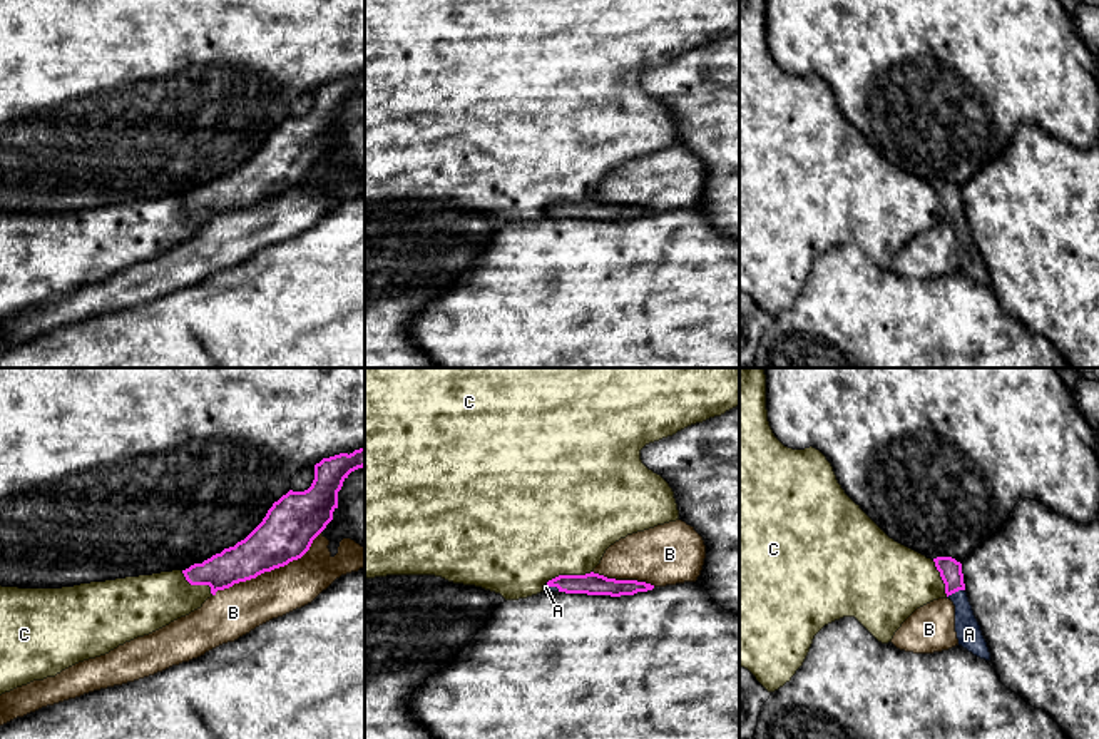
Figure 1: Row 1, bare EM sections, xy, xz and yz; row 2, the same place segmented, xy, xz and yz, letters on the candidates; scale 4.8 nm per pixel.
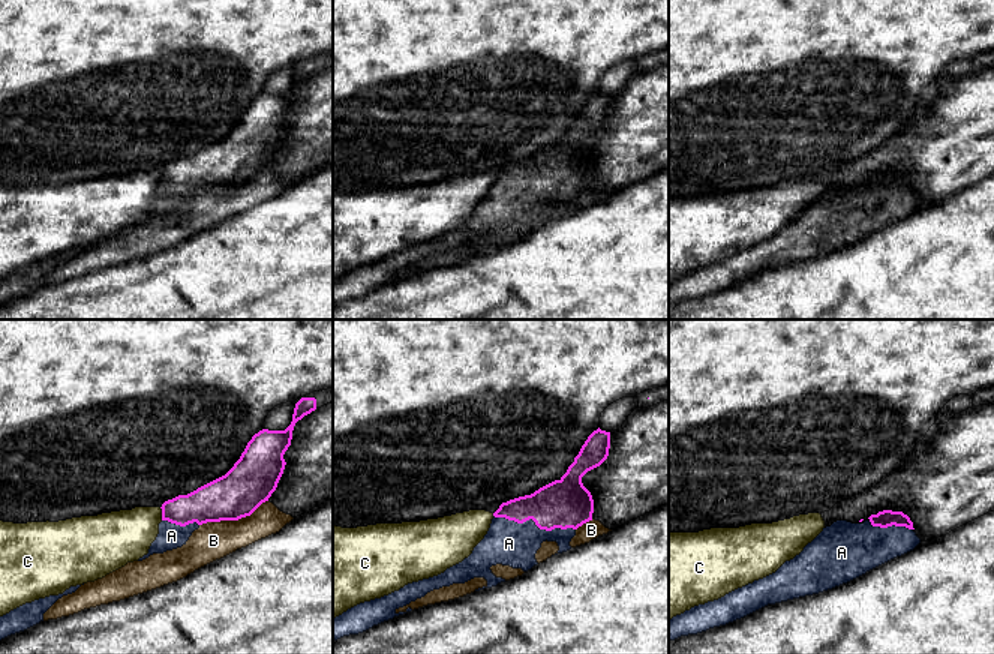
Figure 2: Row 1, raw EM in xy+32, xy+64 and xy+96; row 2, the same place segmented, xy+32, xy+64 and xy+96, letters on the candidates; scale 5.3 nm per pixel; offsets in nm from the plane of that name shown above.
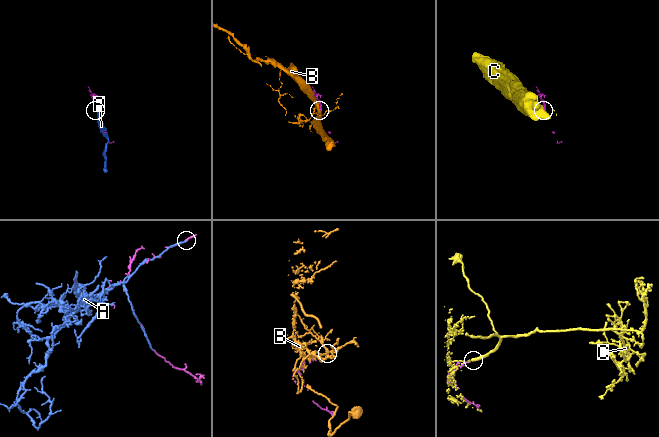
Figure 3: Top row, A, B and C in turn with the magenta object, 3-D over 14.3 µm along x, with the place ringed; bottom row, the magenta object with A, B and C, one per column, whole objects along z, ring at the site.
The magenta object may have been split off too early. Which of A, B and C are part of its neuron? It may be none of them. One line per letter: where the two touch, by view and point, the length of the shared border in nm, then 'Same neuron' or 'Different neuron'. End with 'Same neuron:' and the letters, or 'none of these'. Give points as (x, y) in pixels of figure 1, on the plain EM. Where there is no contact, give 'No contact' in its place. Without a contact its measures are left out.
A: Touches magenta at yz (955, 216). Shared border 100 nm. Same neuron
B: Touches magenta at xy (268, 196). Shared border 600 nm. Different neuron
C: Touches magenta at xz (569, 201). Shared border 240 nm. Different neuron
Same neuron: A

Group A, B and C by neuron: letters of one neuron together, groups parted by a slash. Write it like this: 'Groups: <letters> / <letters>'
Groups: A / B / C

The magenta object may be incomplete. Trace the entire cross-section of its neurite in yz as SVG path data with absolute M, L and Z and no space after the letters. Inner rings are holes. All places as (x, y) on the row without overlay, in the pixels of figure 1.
M937 182L933 187L945 209L947 224L955 231L955 257L958 271L980 284L990 286L987 268L965 217L962 189L952 182Z

